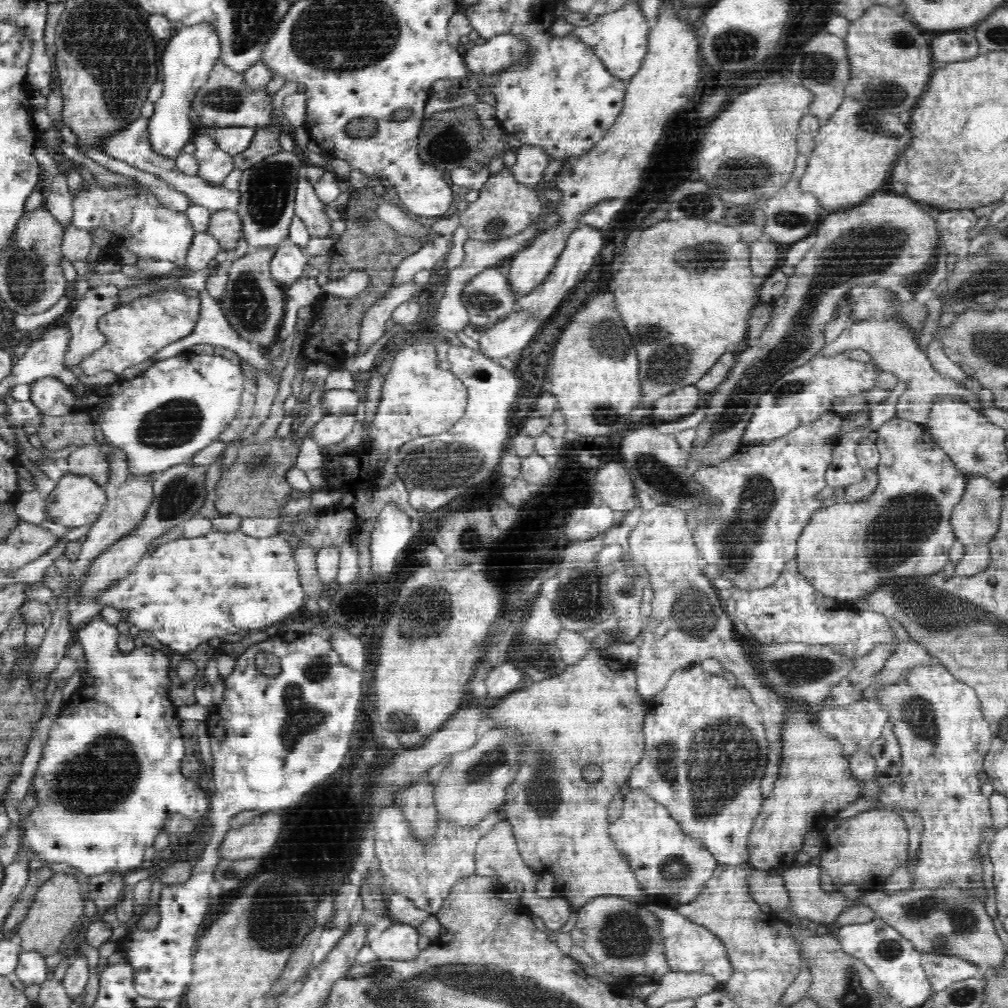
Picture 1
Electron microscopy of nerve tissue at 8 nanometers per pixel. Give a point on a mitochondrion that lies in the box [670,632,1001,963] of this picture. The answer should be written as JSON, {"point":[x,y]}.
{"point":[962,914]}

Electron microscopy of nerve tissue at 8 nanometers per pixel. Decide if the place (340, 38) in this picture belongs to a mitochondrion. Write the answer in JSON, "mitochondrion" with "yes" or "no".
{"mitochondrion":"yes"}

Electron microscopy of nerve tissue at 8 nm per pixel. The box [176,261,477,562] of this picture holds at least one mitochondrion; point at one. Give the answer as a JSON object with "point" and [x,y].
{"point":[248,303]}

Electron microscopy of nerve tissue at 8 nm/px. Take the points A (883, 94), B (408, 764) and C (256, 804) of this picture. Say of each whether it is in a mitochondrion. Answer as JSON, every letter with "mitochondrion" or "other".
{"A":"mitochondrion","B":"other","C":"other"}

